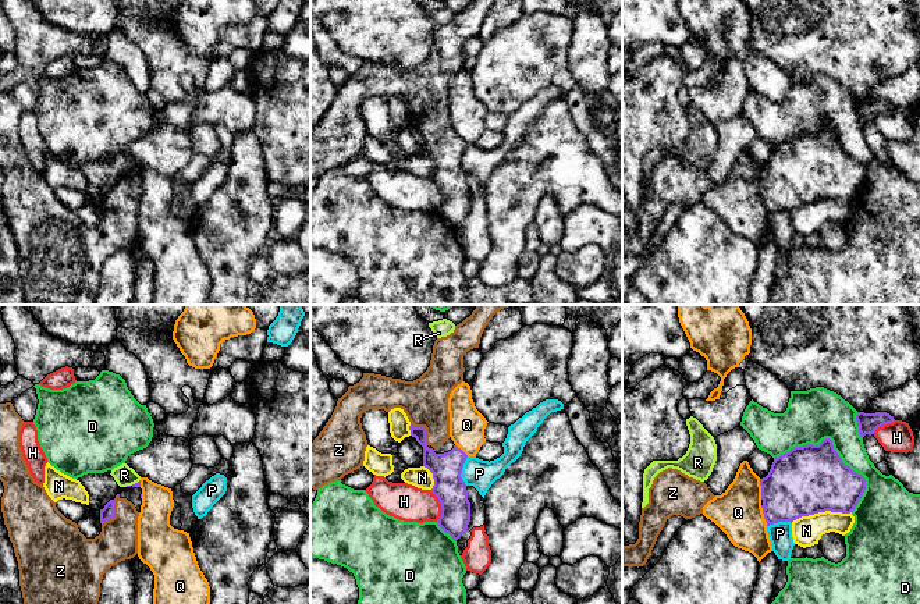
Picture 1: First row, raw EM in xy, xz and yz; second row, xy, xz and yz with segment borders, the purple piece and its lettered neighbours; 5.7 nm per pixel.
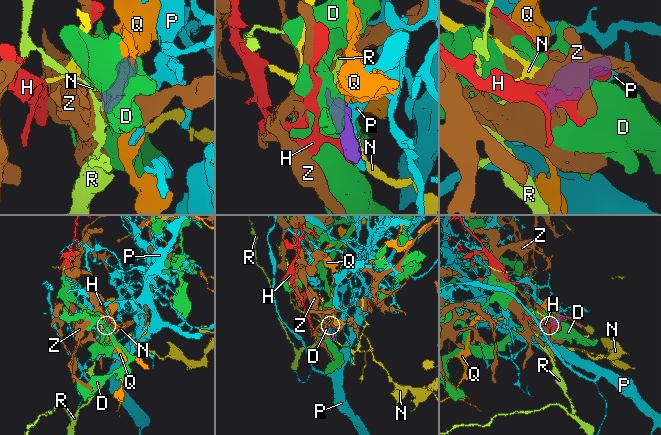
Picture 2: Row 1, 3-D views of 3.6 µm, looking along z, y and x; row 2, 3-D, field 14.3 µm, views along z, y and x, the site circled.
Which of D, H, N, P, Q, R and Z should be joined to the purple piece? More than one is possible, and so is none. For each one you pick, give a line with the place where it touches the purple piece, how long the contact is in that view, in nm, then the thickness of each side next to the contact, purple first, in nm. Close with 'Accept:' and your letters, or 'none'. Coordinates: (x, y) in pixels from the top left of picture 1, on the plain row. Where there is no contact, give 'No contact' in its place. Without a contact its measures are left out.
Z: Touches purple at xz (425, 118). Shared border 160 nm. Thickness 170 nm (purple) against 260 nm
Accept: Z

